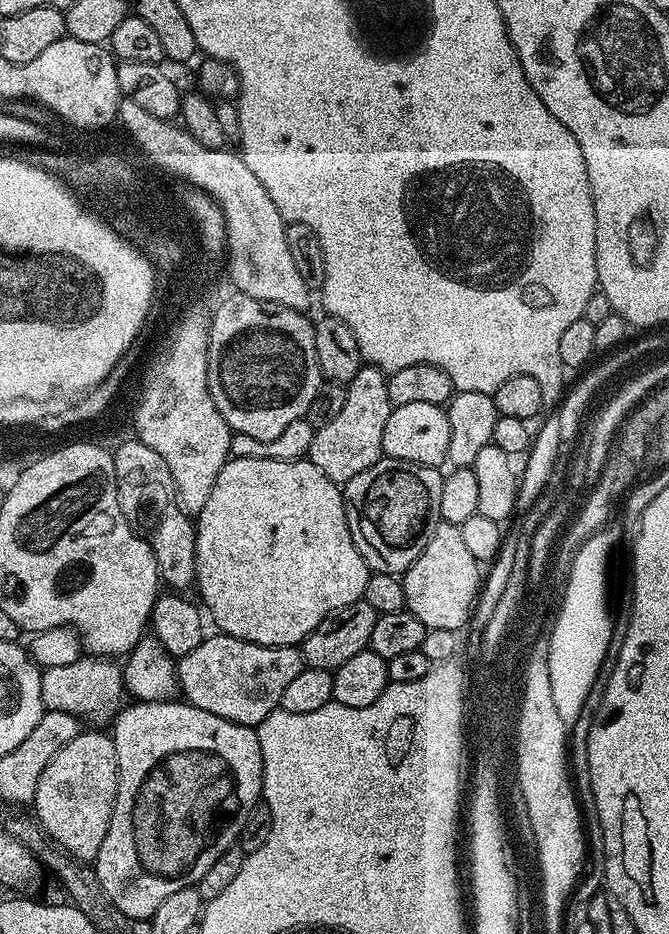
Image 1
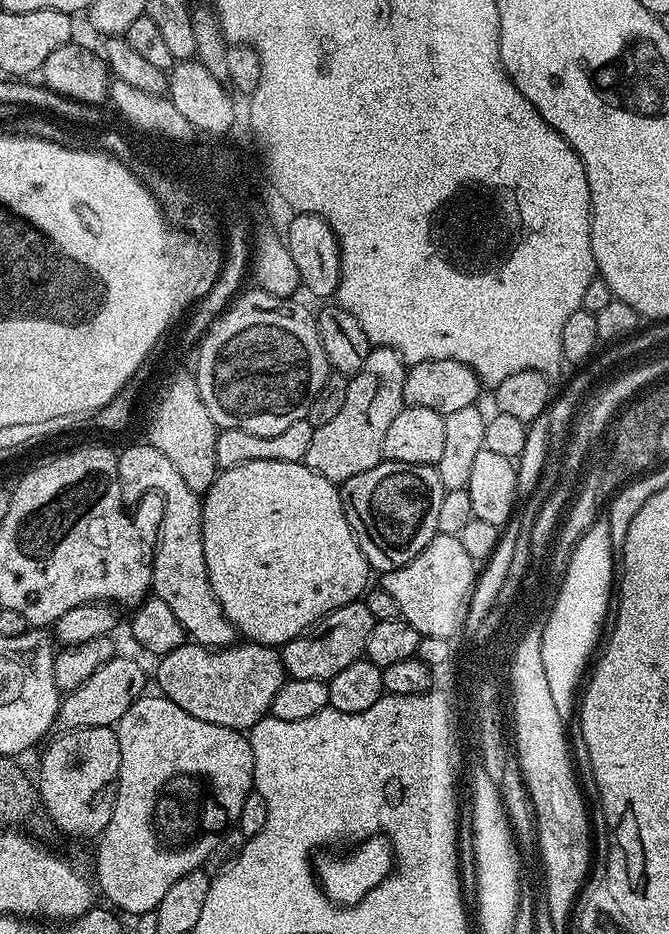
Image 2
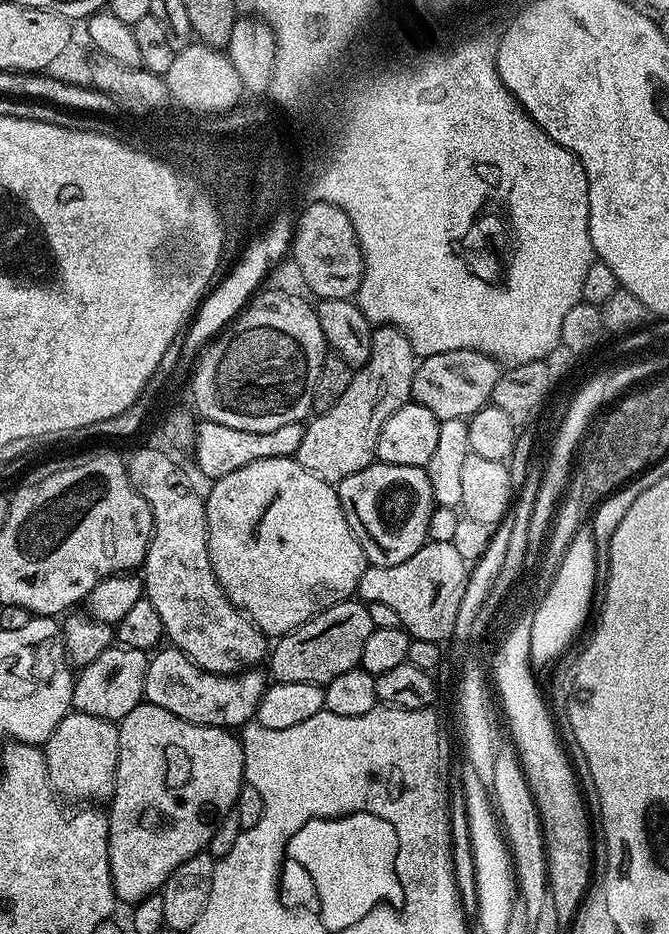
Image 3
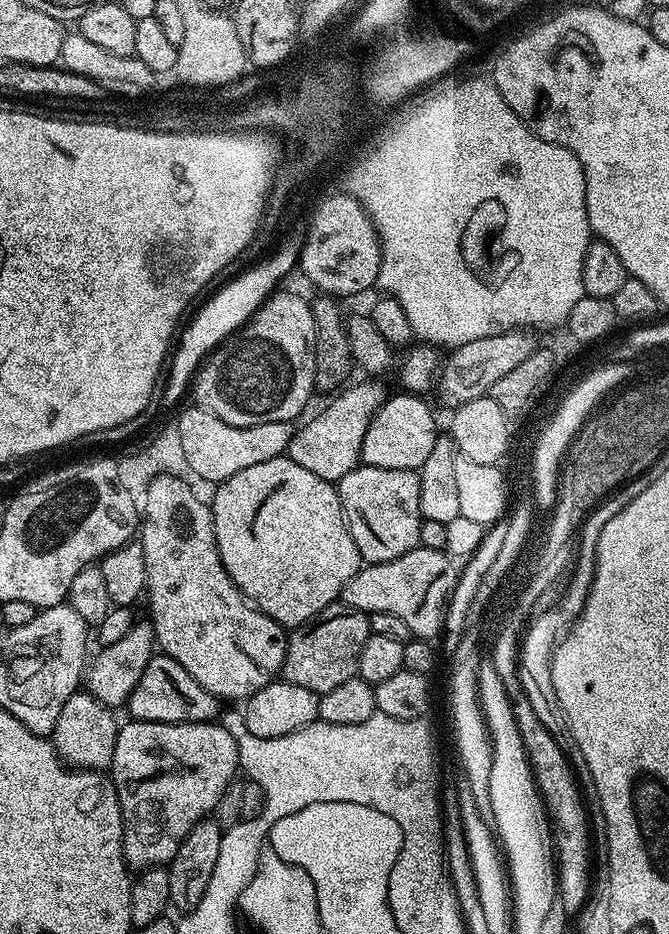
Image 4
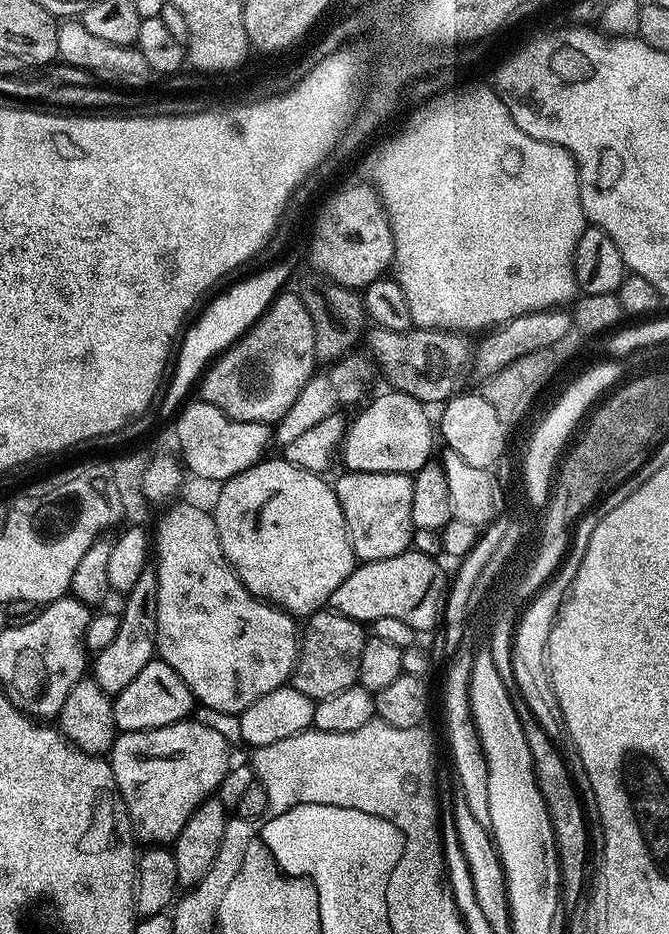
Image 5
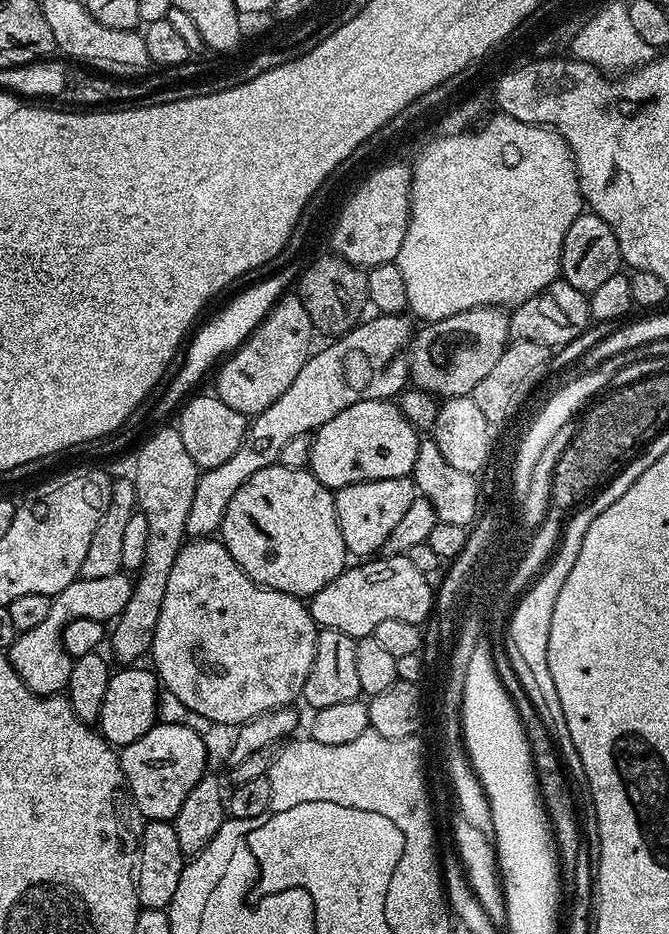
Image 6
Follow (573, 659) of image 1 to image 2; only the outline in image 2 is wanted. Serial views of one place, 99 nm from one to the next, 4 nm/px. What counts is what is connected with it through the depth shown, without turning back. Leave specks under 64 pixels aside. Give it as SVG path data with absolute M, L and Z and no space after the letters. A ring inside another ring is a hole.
M600 514L572 547L556 599L544 620L542 663L546 682L549 683L550 698L553 699L558 716L565 721L575 715L576 694L573 692L585 675L584 668L598 642L606 612L610 610L614 561L616 555L611 546L609 518L606 514Z

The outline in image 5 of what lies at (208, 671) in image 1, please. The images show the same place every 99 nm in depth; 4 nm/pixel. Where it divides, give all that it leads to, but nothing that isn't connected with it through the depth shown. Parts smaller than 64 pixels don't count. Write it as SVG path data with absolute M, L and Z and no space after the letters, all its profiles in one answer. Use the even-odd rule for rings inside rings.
M153 658L141 672L126 686L126 690L115 693L112 701L114 722L120 732L141 732L161 728L189 719L194 712L192 691L178 678L178 674L166 661Z

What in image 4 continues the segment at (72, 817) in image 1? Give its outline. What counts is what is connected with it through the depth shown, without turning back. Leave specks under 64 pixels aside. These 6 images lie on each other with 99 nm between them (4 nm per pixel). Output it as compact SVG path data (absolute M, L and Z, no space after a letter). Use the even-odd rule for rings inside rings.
M78 690L70 698L66 698L66 706L62 706L62 714L58 714L58 722L54 722L54 730L50 734L52 745L56 747L56 752L65 764L89 770L111 769L118 731L118 720L112 717L112 712L109 705L98 702L98 698L94 698L86 690Z

